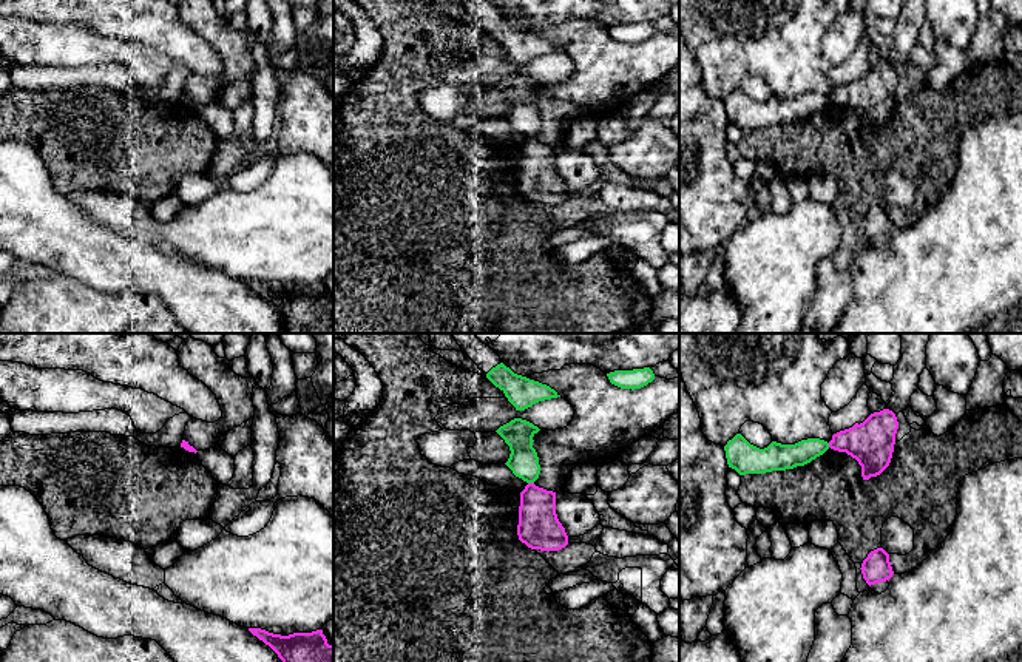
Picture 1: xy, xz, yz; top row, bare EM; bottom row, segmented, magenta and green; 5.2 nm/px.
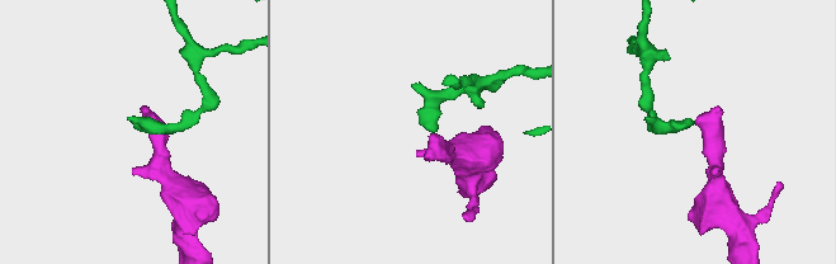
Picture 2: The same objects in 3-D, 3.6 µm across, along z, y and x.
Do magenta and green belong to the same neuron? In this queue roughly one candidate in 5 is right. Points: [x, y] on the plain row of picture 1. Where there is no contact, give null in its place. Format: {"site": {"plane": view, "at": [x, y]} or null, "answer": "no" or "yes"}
{"site": {"plane": "xz", "at": [531, 138]}, "answer": "no"}

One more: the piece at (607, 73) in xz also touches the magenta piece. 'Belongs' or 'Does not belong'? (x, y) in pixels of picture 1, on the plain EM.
Does not belong

